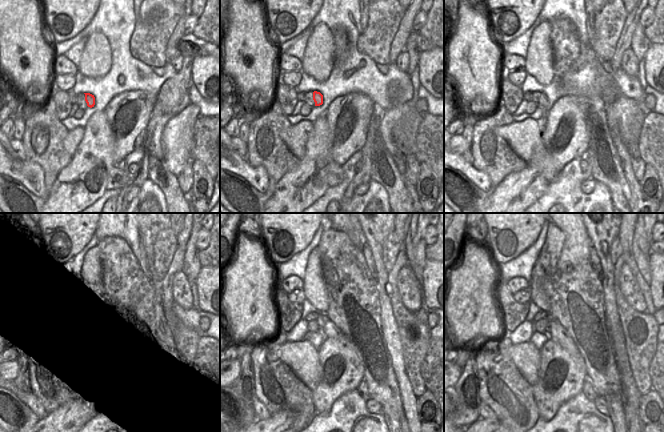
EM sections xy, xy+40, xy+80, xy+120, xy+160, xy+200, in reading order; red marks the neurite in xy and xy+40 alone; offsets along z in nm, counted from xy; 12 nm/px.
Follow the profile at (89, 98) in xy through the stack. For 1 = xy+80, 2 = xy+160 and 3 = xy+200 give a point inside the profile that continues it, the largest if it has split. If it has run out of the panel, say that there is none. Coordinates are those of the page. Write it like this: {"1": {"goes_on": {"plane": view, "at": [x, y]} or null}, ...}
{"1": {"goes_on": {"plane": "xy+80", "at": [543, 103]}}, "2": {"goes_on": {"plane": "xy+160", "at": [326, 327]}}, "3": {"goes_on": {"plane": "xy+200", "at": [559, 334]}}}

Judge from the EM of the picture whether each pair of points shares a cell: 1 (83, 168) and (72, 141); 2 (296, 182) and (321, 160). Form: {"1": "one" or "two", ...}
{"1": "two", "2": "one"}

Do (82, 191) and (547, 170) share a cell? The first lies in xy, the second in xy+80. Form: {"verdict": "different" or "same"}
{"verdict": "different"}

